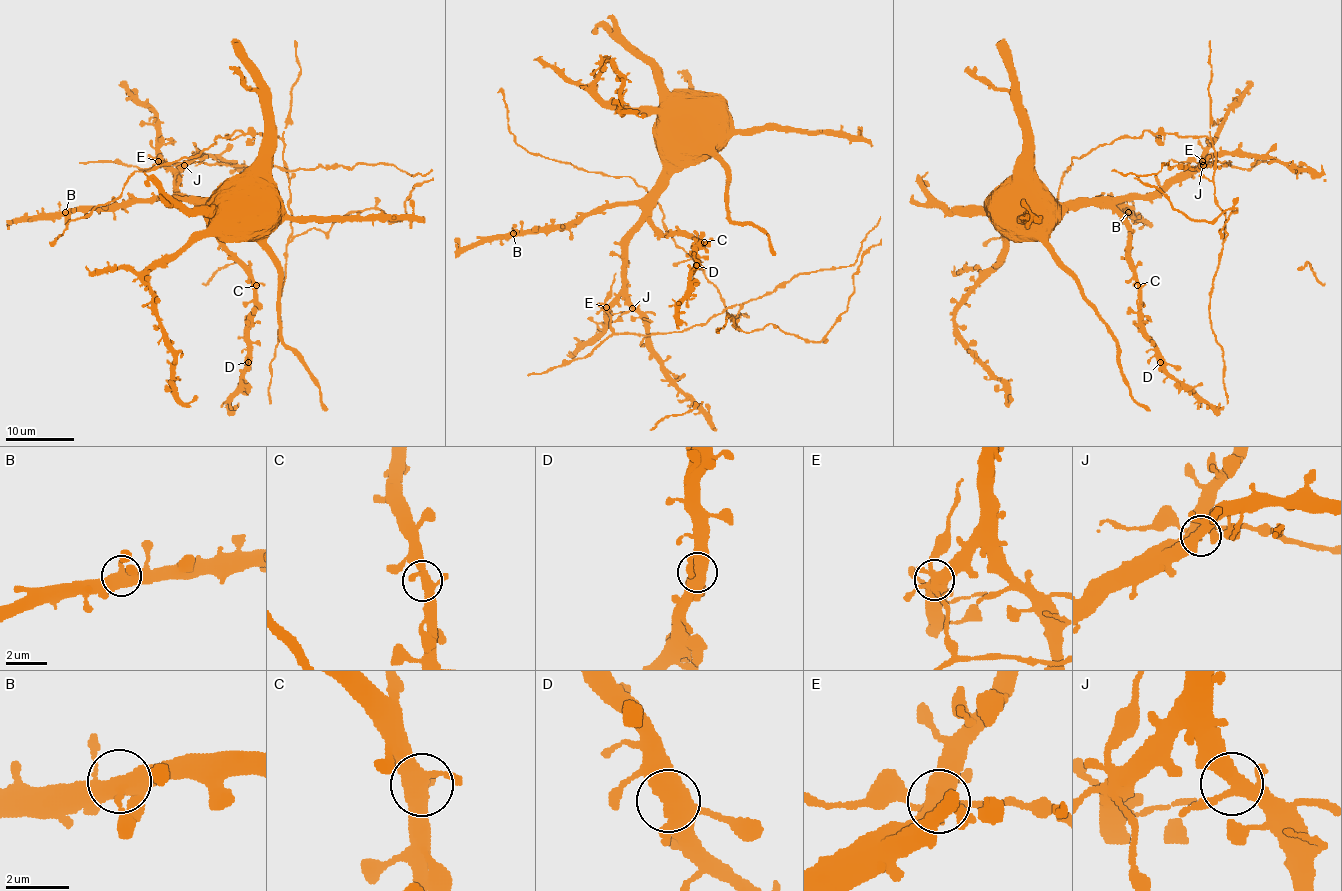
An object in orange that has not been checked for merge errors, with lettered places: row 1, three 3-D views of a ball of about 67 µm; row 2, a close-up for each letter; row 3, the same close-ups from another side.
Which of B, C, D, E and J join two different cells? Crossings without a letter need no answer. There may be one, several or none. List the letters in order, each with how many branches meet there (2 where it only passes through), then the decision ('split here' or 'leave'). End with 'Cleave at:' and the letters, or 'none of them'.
B: 4 | leave
C: 4 | leave
D: 4 | leave
E: 5 | split here
J: 3 | leave
Cleave at: E

